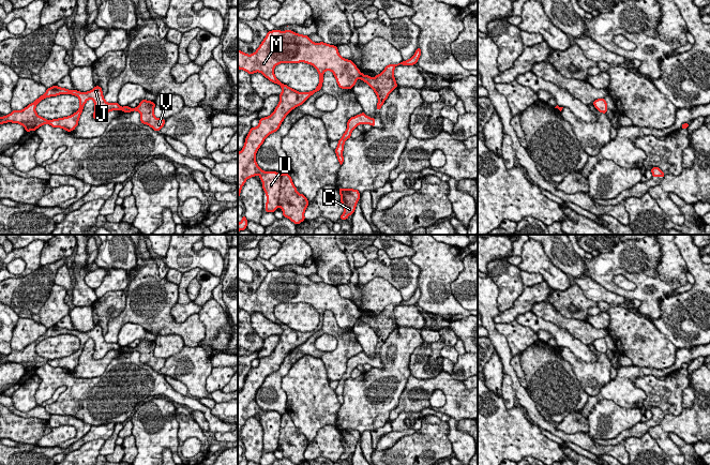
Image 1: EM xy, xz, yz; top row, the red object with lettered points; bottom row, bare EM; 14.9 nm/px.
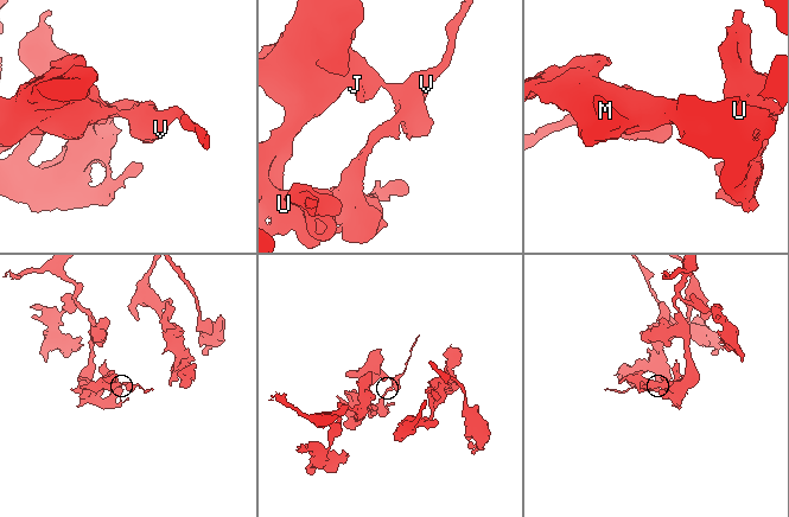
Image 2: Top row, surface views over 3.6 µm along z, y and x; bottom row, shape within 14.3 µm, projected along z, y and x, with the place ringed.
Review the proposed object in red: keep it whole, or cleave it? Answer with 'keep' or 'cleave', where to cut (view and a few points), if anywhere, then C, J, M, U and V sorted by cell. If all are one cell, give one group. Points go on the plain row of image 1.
cleave; cut xz (282, 415), (278, 446); groups C V / J M U

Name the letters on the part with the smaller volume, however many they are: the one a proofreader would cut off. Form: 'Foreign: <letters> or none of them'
Foreign: C, V

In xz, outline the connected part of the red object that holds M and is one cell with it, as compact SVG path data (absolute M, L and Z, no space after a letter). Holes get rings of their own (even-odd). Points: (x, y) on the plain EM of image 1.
M269 271L252 295L238 290L238 309L248 314L259 312L270 321L282 328L280 343L271 356L259 359L259 364L252 368L245 378L243 389L238 392L238 441L241 429L251 417L258 415L268 438L266 452L274 452L280 447L282 415L276 411L263 411L256 403L256 392L267 376L276 372L286 356L302 345L311 335L319 331L323 322L323 313L331 311L342 329L352 329L363 315L357 305L343 298L336 286L323 282L314 283L308 275L286 271ZM280 303L308 303L319 313L319 324L315 330L299 332L282 324L274 315L274 308Z

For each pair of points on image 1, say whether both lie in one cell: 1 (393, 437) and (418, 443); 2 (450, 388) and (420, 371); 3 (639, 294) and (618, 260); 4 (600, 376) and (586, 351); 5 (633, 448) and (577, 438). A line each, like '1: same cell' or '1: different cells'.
1: different cells
2: different cells
3: same cell
4: different cells
5: different cells

